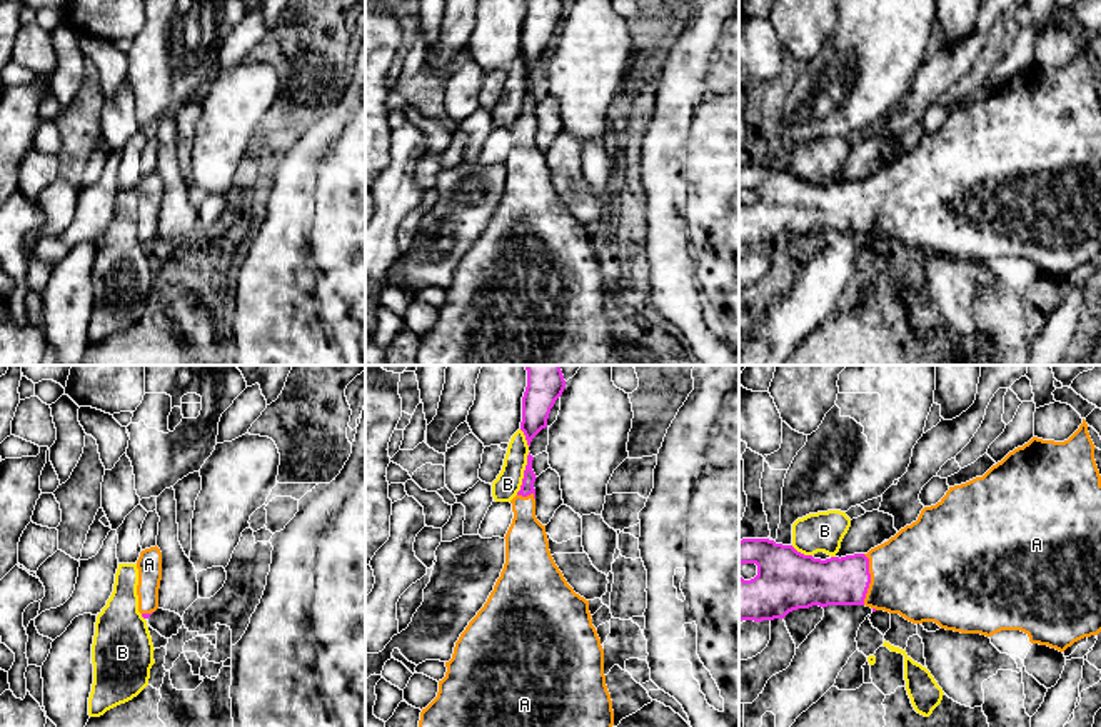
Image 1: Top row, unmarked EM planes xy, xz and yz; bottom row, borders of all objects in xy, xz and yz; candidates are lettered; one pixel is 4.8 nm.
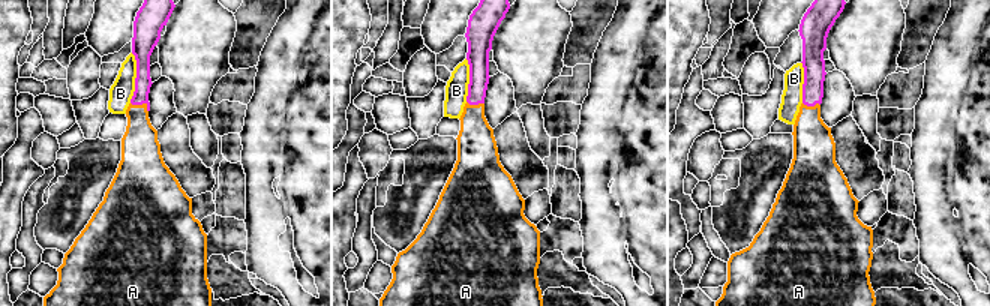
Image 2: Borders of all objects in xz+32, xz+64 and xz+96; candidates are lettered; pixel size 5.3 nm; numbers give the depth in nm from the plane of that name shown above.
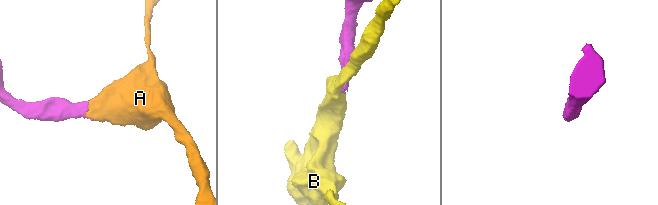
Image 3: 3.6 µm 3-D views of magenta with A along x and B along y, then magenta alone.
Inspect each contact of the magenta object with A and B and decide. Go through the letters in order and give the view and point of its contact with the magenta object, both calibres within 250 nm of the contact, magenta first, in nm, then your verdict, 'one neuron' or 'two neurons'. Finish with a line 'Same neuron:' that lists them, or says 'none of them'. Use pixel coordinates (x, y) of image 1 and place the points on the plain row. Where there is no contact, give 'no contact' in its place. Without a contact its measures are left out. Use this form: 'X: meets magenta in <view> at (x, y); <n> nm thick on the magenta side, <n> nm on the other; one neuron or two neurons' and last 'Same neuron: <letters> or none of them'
A: meets magenta in yz at (869, 205); 220 nm thick on the magenta side, 440 nm on the other; one neuron
B: meets magenta in xz at (524, 100); 60 nm thick on the magenta side, 120 nm on the other; two neurons
Same neuron: A

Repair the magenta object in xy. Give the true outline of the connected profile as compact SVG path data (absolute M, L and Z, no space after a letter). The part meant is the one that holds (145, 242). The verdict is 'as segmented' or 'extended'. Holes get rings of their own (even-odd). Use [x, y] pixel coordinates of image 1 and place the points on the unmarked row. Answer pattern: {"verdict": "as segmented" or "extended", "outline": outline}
{"verdict": "extended", "outline": "M150 173L140 178L137 187L138 195L138 238L148 245L158 235L158 215L162 207L162 178Z"}

